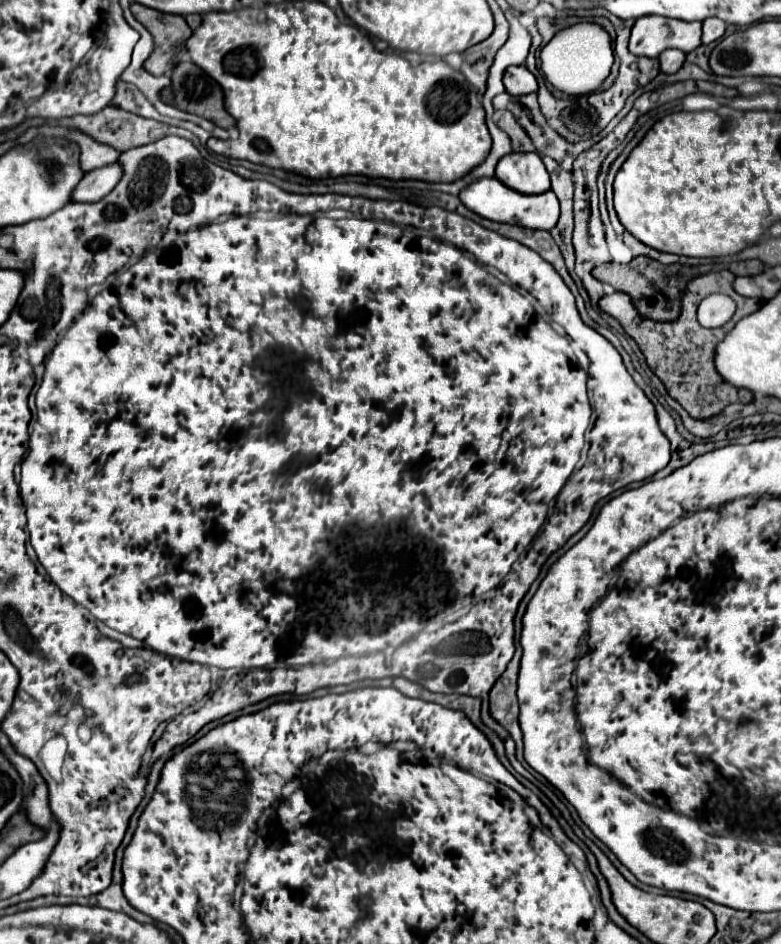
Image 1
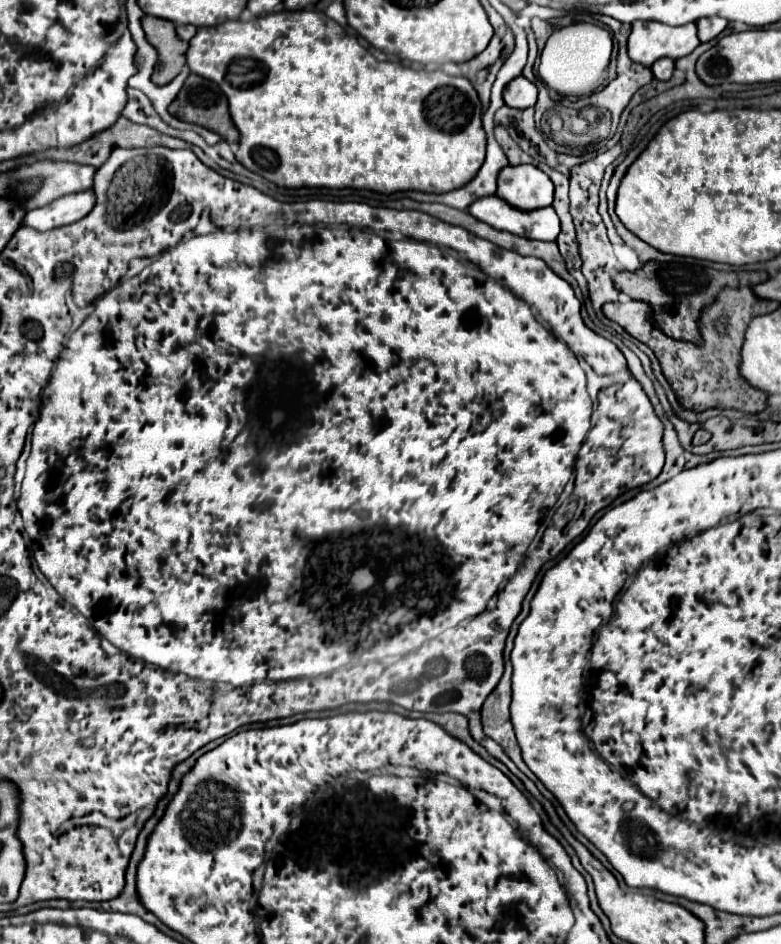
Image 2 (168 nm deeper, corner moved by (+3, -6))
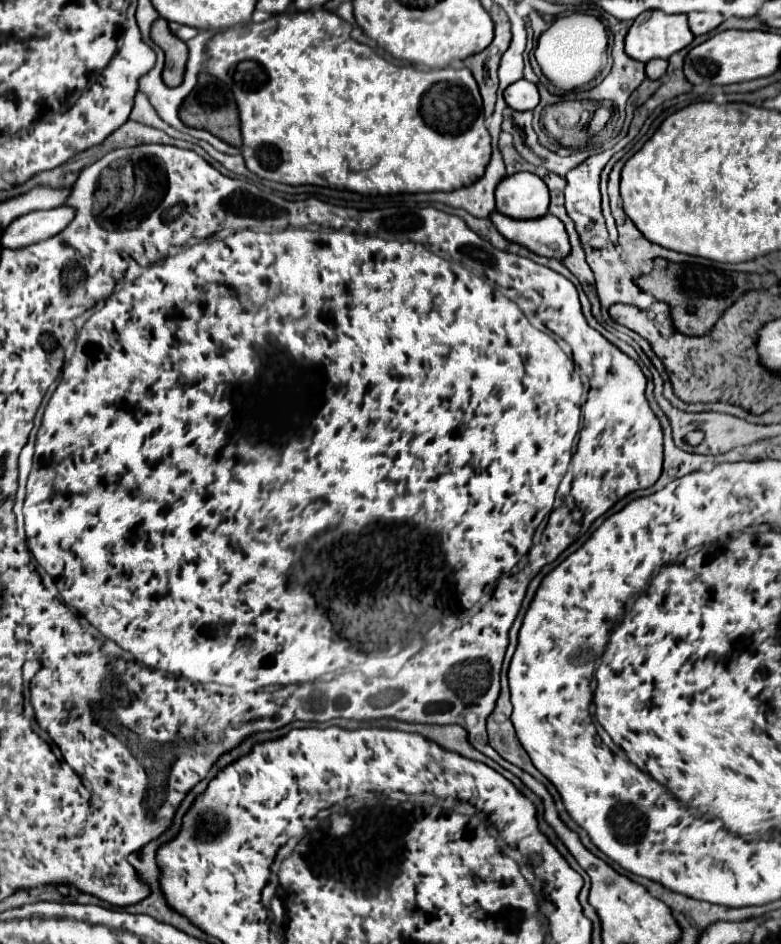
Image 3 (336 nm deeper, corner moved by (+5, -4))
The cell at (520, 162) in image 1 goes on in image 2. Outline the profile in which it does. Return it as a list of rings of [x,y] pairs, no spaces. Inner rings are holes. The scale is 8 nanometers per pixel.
[[[507,165],[499,171],[497,195],[521,211],[531,211],[553,203],[553,183],[535,165]]]

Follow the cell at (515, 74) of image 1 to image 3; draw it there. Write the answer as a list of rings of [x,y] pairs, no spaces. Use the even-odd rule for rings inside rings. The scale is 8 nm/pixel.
[[[521,79],[505,89],[505,101],[511,109],[517,111],[533,111],[539,103],[539,91],[535,83],[529,83],[527,79]]]

